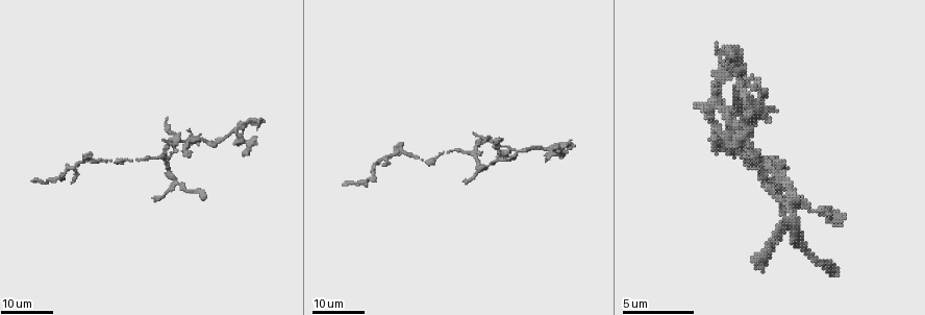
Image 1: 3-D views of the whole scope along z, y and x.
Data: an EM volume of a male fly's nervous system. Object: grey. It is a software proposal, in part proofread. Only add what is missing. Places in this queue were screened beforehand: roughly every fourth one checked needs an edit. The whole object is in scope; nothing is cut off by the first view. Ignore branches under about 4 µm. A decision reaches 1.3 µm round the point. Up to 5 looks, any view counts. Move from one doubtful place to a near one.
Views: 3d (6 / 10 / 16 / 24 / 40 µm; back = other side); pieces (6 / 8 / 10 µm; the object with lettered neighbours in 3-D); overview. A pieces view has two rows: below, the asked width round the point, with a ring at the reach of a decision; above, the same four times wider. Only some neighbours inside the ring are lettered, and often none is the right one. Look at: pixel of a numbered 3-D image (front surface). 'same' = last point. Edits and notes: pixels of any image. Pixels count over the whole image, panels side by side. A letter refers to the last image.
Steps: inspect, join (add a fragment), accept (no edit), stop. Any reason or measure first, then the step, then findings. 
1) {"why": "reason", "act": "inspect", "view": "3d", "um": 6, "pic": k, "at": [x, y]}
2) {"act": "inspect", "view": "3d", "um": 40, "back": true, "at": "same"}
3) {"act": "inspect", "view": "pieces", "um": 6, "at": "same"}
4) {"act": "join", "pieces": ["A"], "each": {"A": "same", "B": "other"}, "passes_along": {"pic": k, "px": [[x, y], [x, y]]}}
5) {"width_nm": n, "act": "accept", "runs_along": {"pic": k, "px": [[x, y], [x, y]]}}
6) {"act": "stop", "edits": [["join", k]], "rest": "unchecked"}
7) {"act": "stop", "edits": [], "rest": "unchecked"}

{"why": "an open end", "act": "inspect", "view": "3d", "um": 16, "pic": 1, "at": [255, 138]}

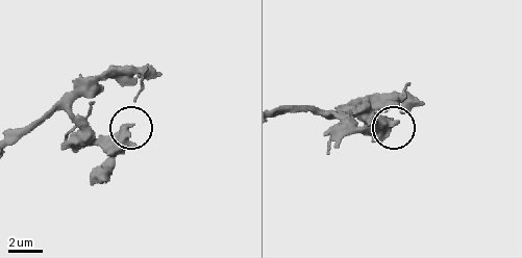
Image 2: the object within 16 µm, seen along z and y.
{"act": "inspect", "view": "pieces", "um": 6, "pic": 2, "at": [130, 125]}

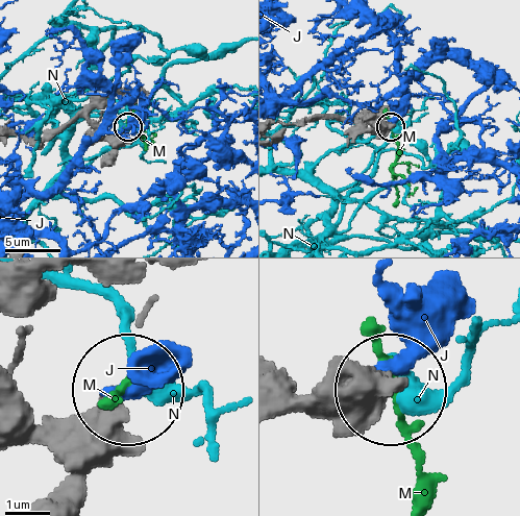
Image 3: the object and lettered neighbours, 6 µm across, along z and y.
{"act": "accept", "each": {"J": "other", "M": "other", "N": "other"}, "found": "none of them fits"}

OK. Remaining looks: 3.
{"why": "free end", "act": "inspect", "view": "3d", "um": 16, "pic": 1, "at": [759, 264]}

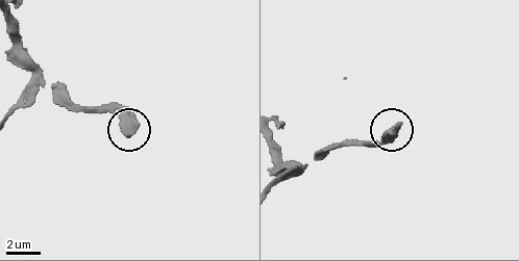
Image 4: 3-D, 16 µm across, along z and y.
{"act": "inspect", "view": "pieces", "um": 10, "pic": 4, "at": [134, 130]}

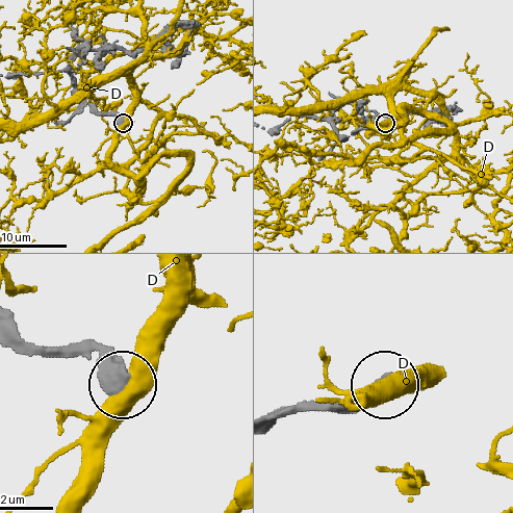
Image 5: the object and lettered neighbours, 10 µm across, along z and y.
{"act": "accept", "each": {"D": "other"}, "runs_along": {"pic": 5, "px": [[42, 72], [65, 71], [86, 102], [122, 122]]}, "found": "no lettered fragment goes on from it"}

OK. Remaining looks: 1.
{"act": "stop", "edits": [], "rest": "unchecked"}

